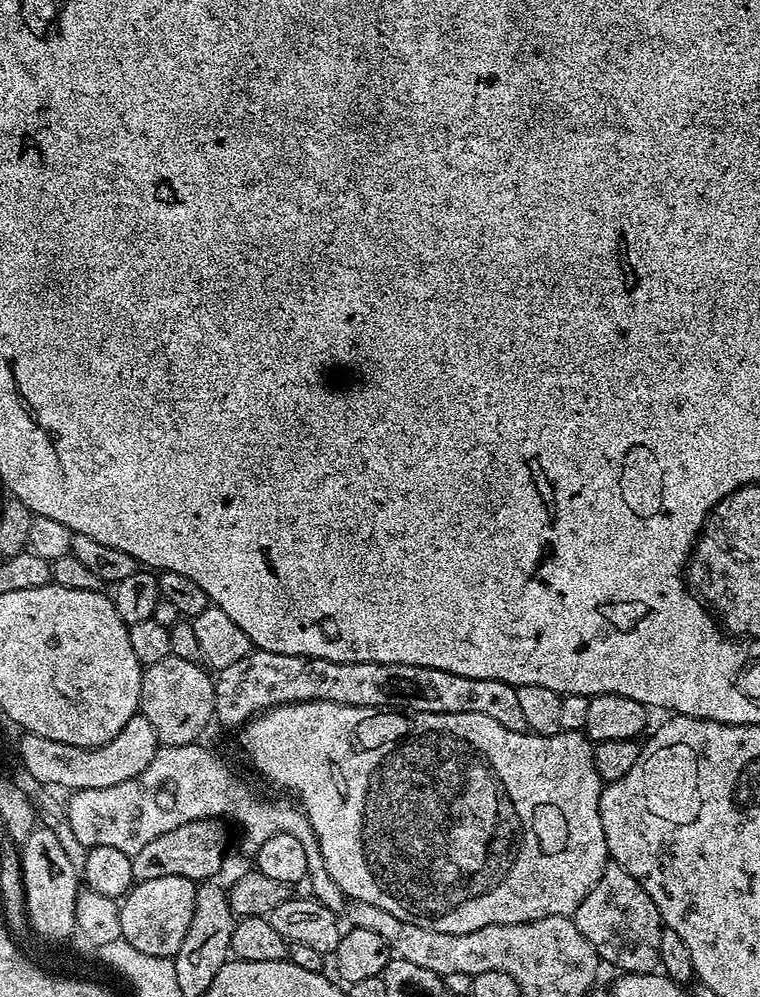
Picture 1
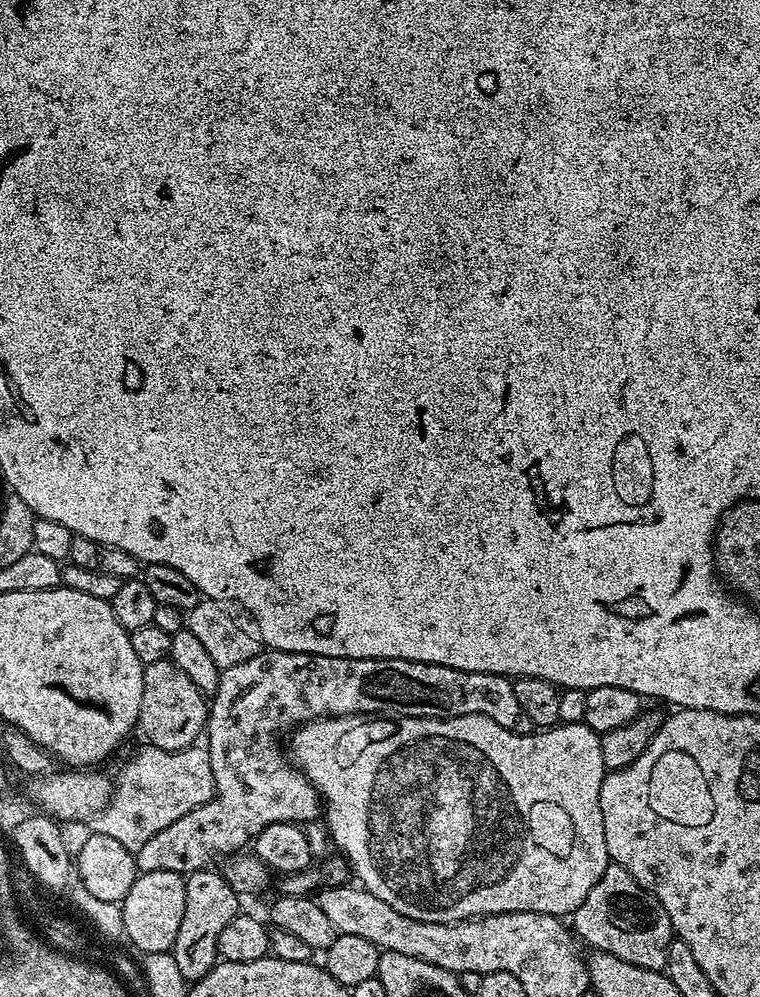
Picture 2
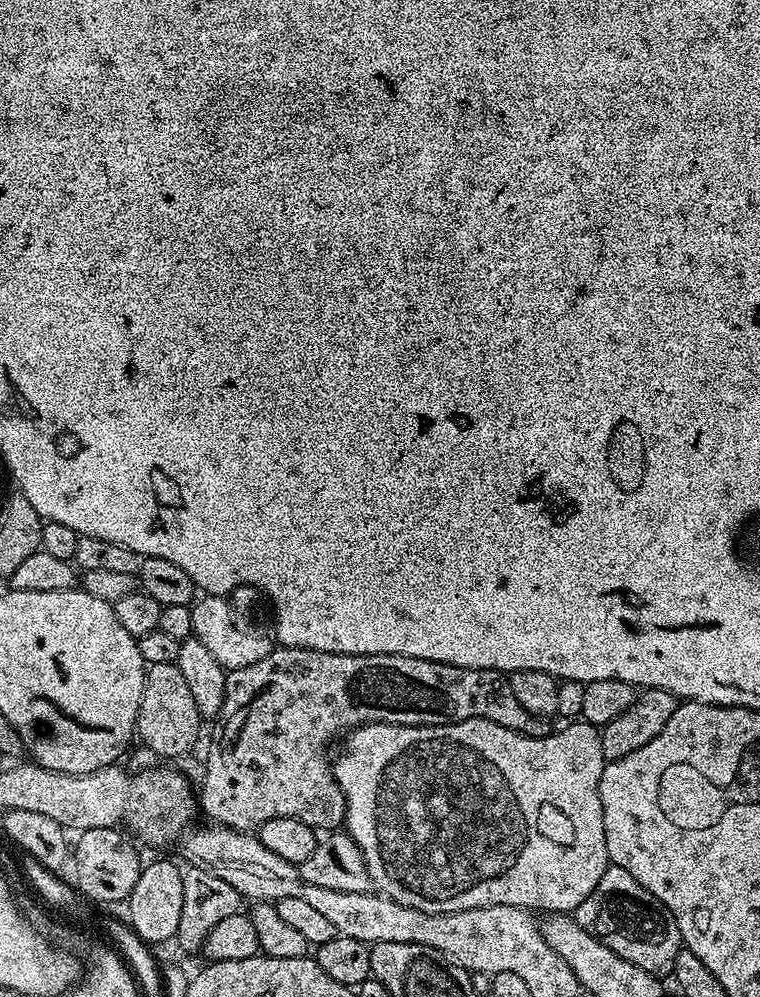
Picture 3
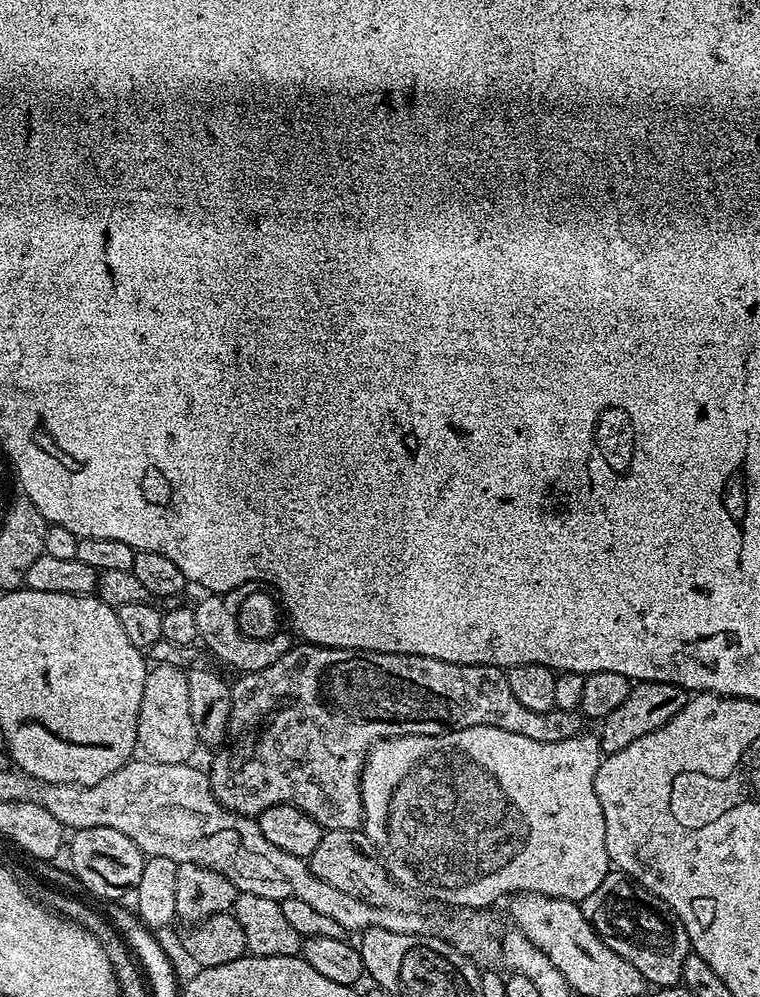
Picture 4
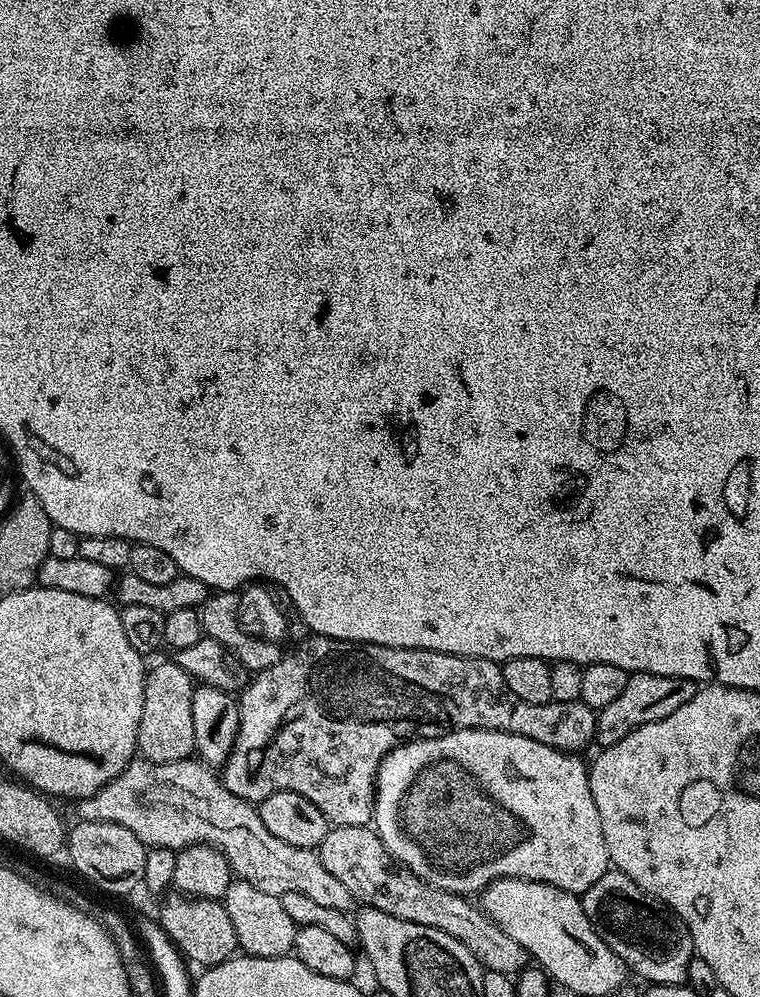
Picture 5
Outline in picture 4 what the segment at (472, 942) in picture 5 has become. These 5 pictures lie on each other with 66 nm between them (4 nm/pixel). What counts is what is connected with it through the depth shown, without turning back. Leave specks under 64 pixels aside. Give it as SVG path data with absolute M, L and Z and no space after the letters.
M351 828L350 830L325 831L322 842L318 842L314 854L307 857L310 870L322 882L330 882L337 890L345 894L354 894L354 898L362 898L370 906L379 908L393 908L403 912L413 911L413 893L404 891L384 869L383 863L374 855L370 838L363 830Z

